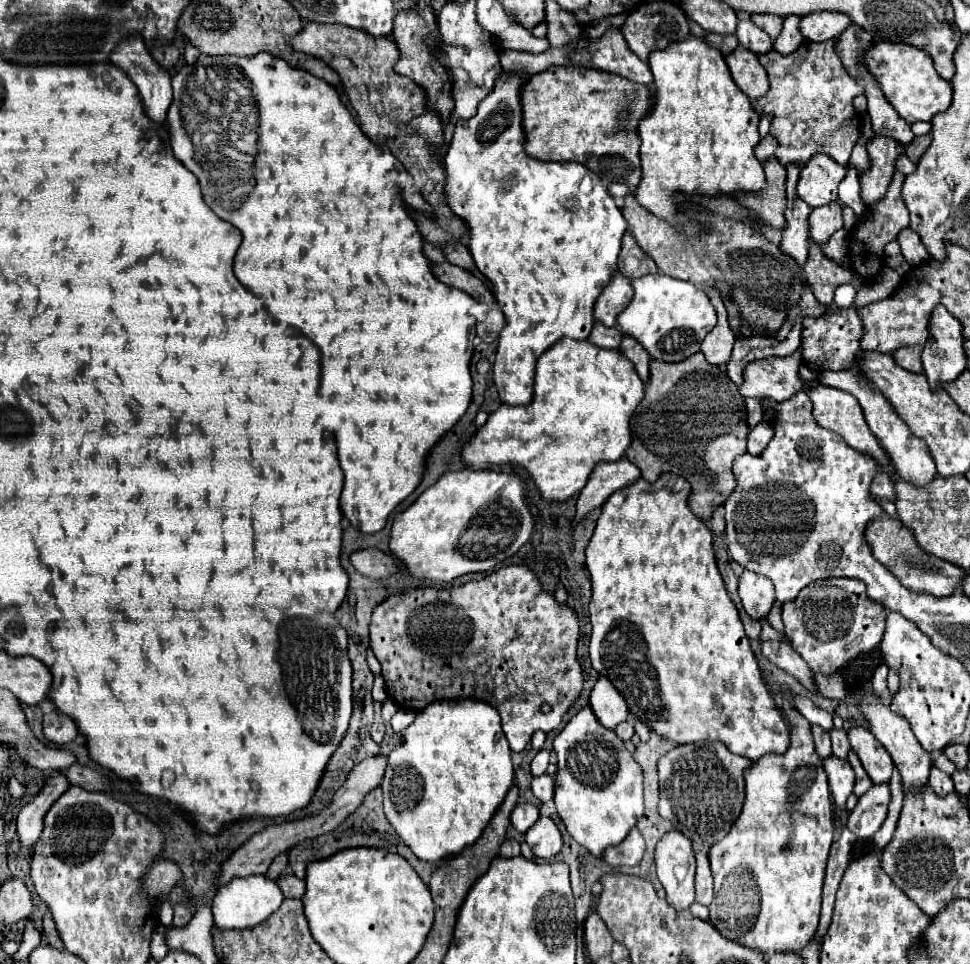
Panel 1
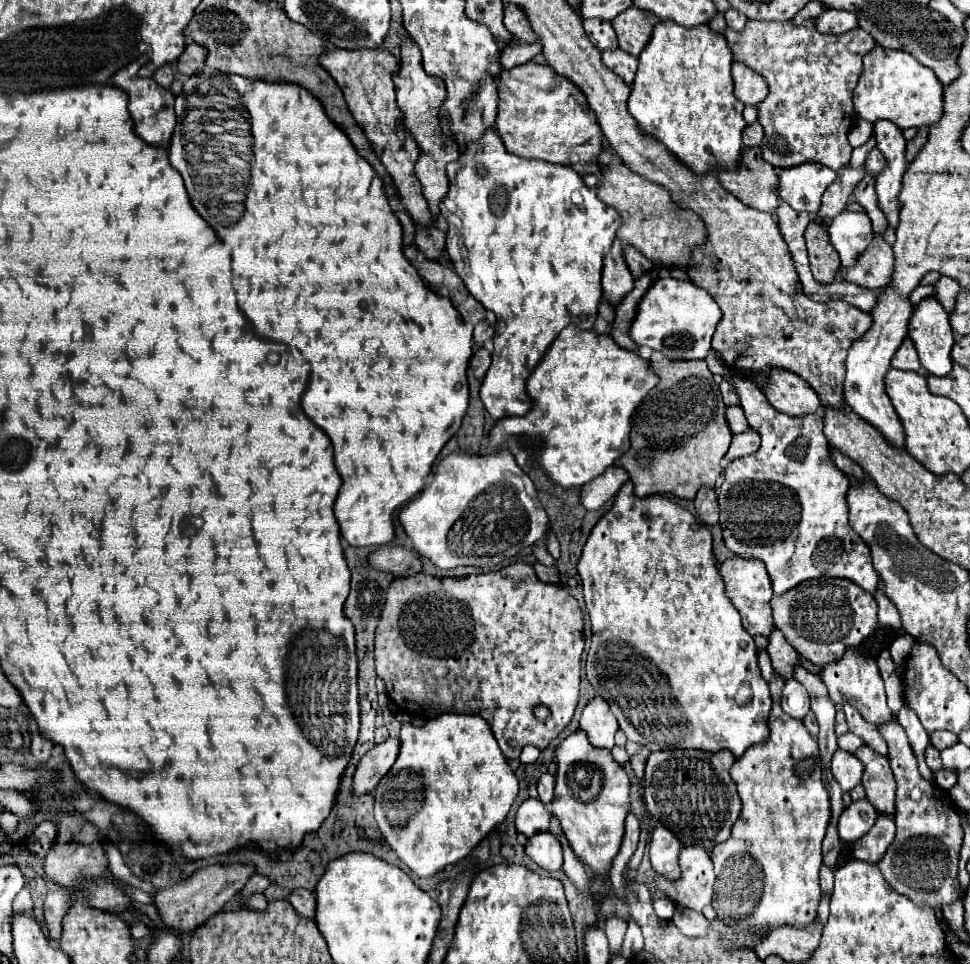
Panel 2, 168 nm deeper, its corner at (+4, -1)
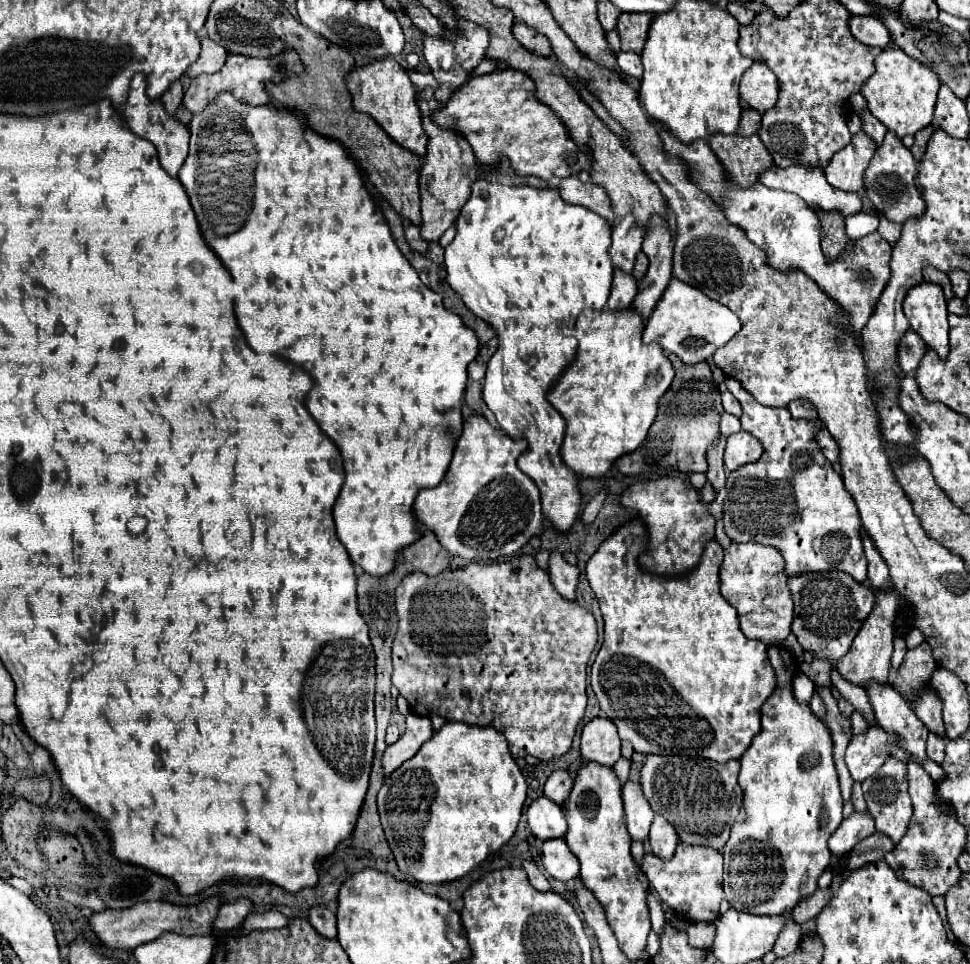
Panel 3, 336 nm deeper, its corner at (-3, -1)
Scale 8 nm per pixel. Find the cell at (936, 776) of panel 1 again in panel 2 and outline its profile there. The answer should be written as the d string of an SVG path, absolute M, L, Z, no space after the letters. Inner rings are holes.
M929 745L929 747L925 749L925 763L927 763L927 767L929 767L931 771L941 769L941 755L939 755L939 751L937 751L933 745Z

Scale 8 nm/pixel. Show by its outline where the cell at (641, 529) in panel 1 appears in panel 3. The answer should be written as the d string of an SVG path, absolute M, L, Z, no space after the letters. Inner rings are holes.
M634 517L630 521L626 521L622 527L618 527L610 537L606 537L606 541L598 547L598 551L588 559L586 563L586 577L588 583L592 587L592 591L598 597L598 605L604 617L604 643L592 663L592 689L600 701L600 709L604 711L606 717L610 717L616 727L618 727L618 735L620 739L626 739L634 745L634 751L640 753L656 753L656 755L700 755L706 759L714 759L718 763L726 763L728 759L740 759L742 753L750 747L754 735L760 733L760 715L762 715L762 705L766 703L766 699L774 693L776 687L776 677L774 677L774 669L768 663L768 655L766 655L766 645L762 641L752 641L748 639L742 631L740 631L740 619L738 619L738 611L720 595L720 563L722 563L722 547L716 543L716 539L710 539L704 547L704 553L700 557L700 563L684 573L684 575L676 575L676 577L666 577L666 575L658 575L652 571L646 571L640 567L640 555L644 555L644 551L648 549L648 529L644 527L644 521Z

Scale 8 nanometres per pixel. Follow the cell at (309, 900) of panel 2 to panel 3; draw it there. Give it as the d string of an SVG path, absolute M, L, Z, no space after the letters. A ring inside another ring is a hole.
M312 907L308 913L308 921L320 935L328 939L336 937L336 915L328 907Z

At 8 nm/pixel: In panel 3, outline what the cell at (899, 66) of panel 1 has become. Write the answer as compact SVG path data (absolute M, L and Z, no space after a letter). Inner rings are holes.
M884 49L876 57L874 67L874 75L860 89L868 101L870 113L898 137L914 135L916 131L928 127L932 123L936 95L940 89L940 79L936 79L936 73L932 69L928 71L918 59L904 55L900 49Z

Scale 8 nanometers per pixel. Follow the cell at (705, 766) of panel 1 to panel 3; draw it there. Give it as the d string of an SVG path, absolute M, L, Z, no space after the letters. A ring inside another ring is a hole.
M648 755L640 783L654 813L674 825L682 843L722 849L742 807L742 789L736 783L738 769L738 759L716 763L704 757L678 757L676 763L672 763L660 755Z

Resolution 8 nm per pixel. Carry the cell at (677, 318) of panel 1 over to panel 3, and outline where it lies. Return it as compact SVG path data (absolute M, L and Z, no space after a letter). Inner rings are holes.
M672 277L664 295L656 303L650 319L646 321L642 341L658 343L666 353L678 355L684 363L700 363L716 353L718 347L728 343L740 331L740 321L730 307L708 299L700 289L686 285Z

